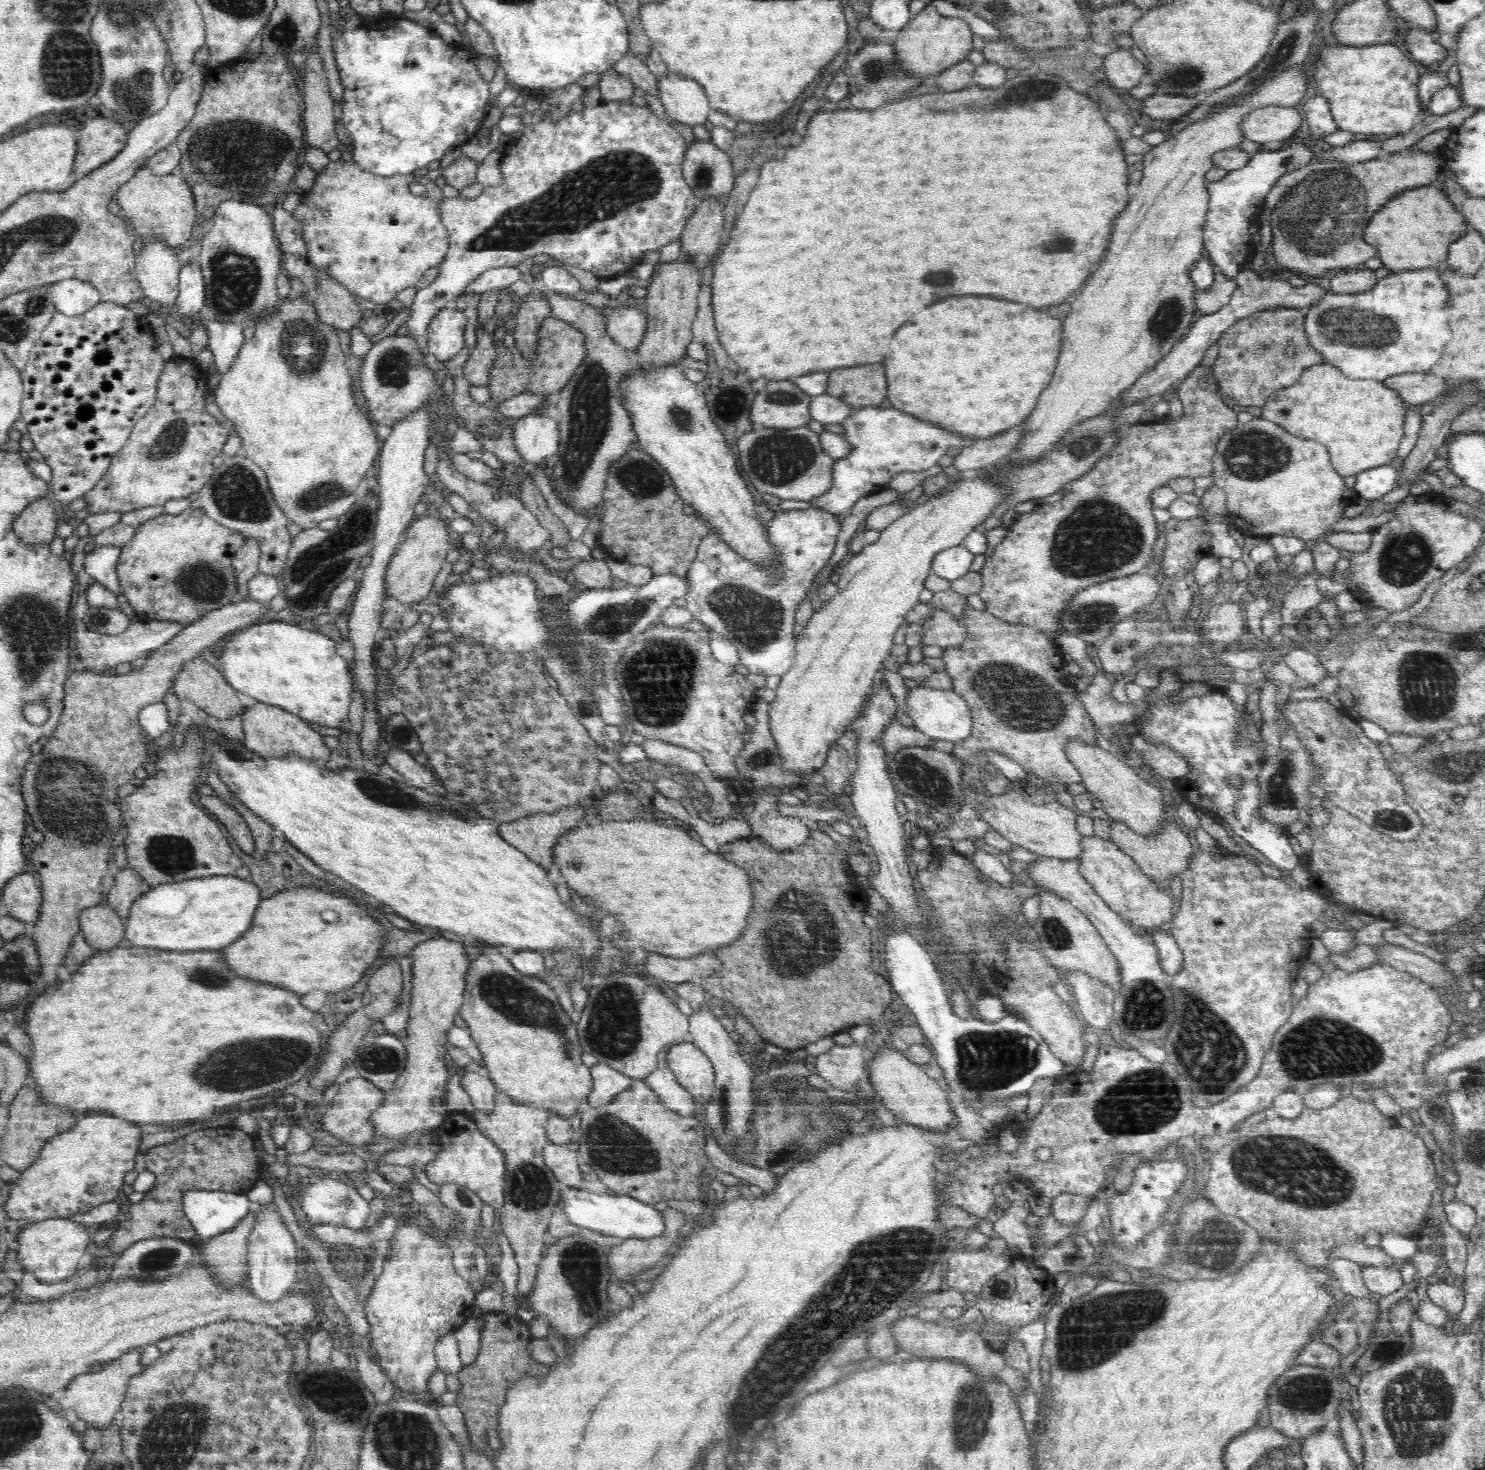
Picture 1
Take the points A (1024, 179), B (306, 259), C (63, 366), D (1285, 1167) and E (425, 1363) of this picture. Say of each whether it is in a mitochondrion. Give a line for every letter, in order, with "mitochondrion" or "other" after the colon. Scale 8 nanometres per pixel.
A: other
B: other
C: other
D: mitochondrion
E: other

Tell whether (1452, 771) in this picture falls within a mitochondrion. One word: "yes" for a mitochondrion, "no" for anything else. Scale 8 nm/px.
yes

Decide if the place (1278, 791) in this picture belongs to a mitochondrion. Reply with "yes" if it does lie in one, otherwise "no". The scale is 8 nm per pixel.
yes

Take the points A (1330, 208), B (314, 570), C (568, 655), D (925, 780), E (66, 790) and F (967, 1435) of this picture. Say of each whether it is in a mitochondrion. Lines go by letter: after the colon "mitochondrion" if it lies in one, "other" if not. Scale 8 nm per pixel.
A: mitochondrion
B: mitochondrion
C: mitochondrion
D: mitochondrion
E: mitochondrion
F: mitochondrion

